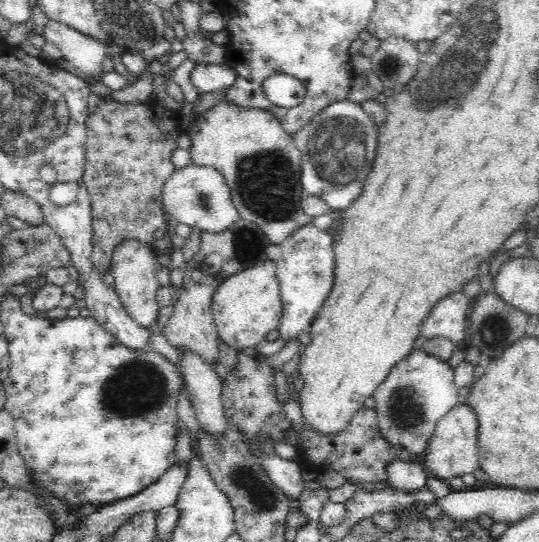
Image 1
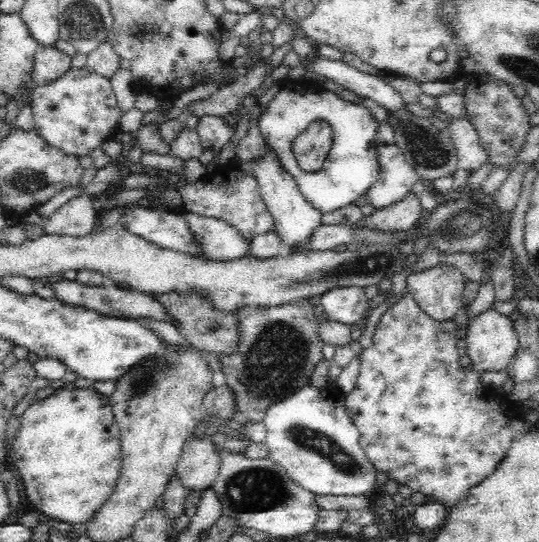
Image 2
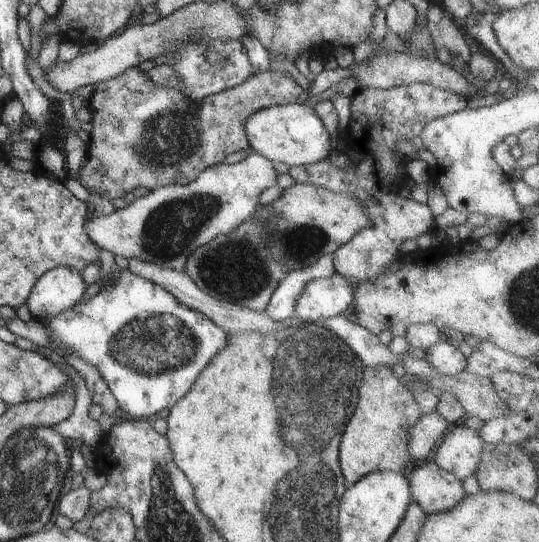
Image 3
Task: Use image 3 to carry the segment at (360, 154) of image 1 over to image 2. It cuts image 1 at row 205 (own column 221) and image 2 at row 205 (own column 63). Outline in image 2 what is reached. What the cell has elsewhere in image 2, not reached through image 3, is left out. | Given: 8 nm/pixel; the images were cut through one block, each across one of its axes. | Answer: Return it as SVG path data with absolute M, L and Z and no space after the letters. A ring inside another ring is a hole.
M308 80L298 81L298 86L294 83L294 86L284 87L258 121L265 144L274 149L274 153L282 159L282 168L296 179L302 196L322 215L354 204L366 196L368 189L380 178L378 153L374 143L378 125L371 111L362 104L344 101L335 92ZM316 122L328 123L332 127L334 144L322 170L304 172L297 165L291 144L308 126Z

